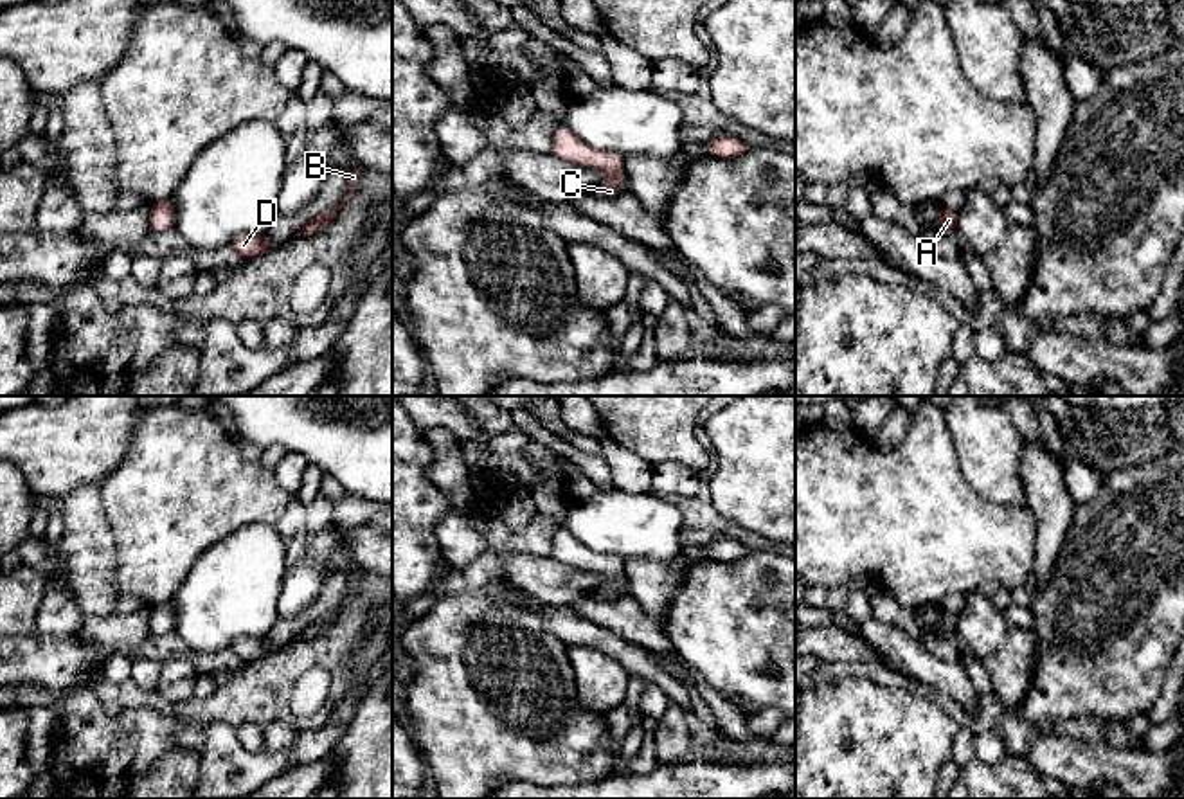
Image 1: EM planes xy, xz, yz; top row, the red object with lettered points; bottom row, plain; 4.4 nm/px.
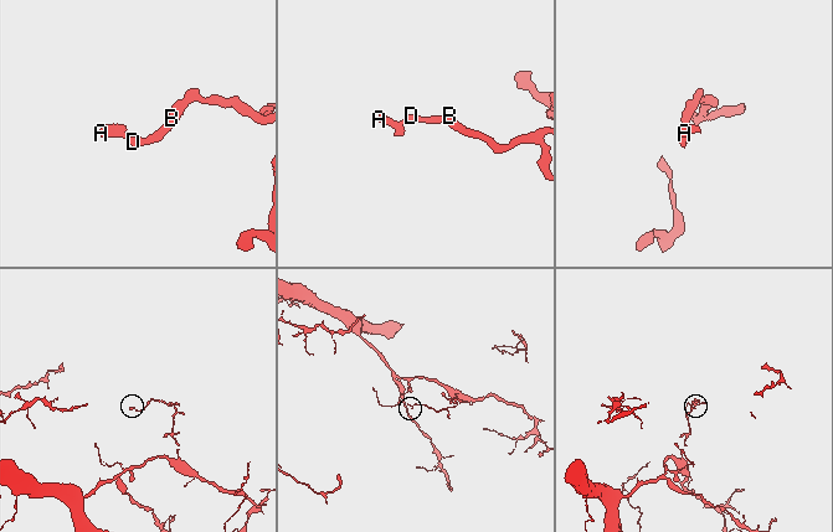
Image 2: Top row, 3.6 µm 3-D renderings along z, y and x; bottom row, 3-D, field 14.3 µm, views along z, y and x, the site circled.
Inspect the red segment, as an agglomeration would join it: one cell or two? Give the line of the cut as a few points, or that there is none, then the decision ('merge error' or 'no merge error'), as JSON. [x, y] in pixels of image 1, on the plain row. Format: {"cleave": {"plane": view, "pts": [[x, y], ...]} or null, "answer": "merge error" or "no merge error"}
{"cleave": null, "answer": "no merge error"}

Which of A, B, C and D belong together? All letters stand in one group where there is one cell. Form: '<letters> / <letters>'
A B C D

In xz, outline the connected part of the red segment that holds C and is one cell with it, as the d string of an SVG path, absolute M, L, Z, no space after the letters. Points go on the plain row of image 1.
M563 525L558 527L552 538L551 556L570 567L599 574L608 585L603 592L599 592L599 599L615 599L621 587L624 585L624 558L596 552L585 547Z

